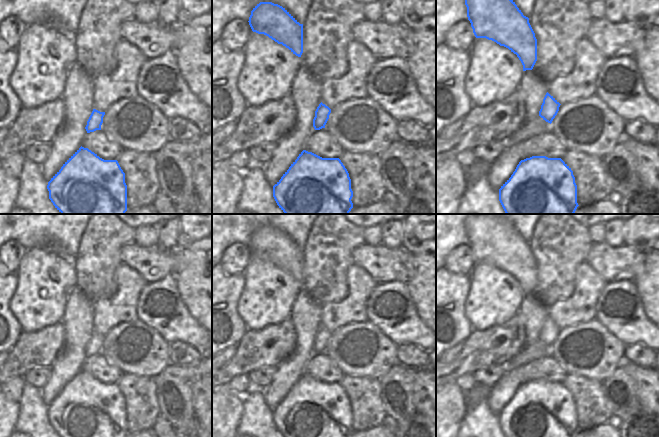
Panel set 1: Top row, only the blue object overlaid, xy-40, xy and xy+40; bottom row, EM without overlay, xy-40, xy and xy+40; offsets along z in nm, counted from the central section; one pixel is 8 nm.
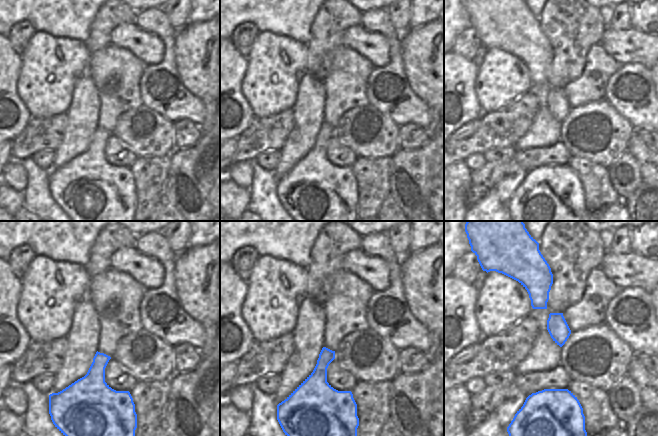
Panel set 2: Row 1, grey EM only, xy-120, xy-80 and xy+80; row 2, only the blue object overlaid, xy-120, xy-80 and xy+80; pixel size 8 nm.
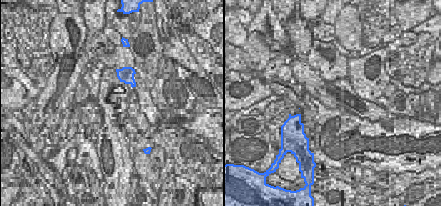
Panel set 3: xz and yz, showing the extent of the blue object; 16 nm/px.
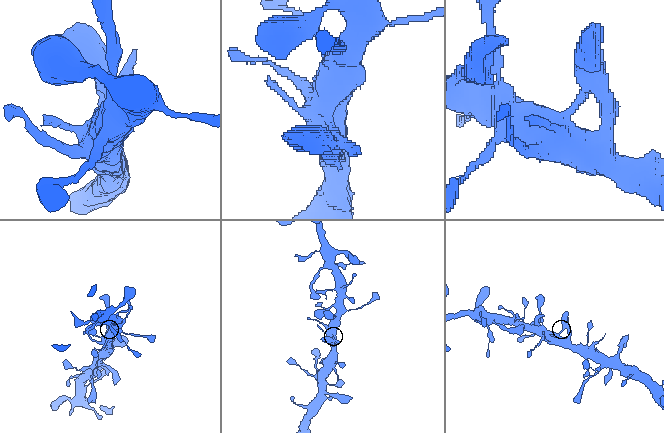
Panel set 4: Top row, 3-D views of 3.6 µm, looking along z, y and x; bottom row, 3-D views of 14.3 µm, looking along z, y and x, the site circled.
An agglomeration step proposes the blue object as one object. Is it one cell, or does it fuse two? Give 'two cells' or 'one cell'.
one cell

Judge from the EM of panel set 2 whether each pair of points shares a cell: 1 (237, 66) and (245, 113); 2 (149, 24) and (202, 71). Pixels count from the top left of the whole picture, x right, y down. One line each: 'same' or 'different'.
1: same
2: different

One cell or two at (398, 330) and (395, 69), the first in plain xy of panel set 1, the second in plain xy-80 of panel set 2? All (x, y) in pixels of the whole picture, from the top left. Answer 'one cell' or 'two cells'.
one cell

